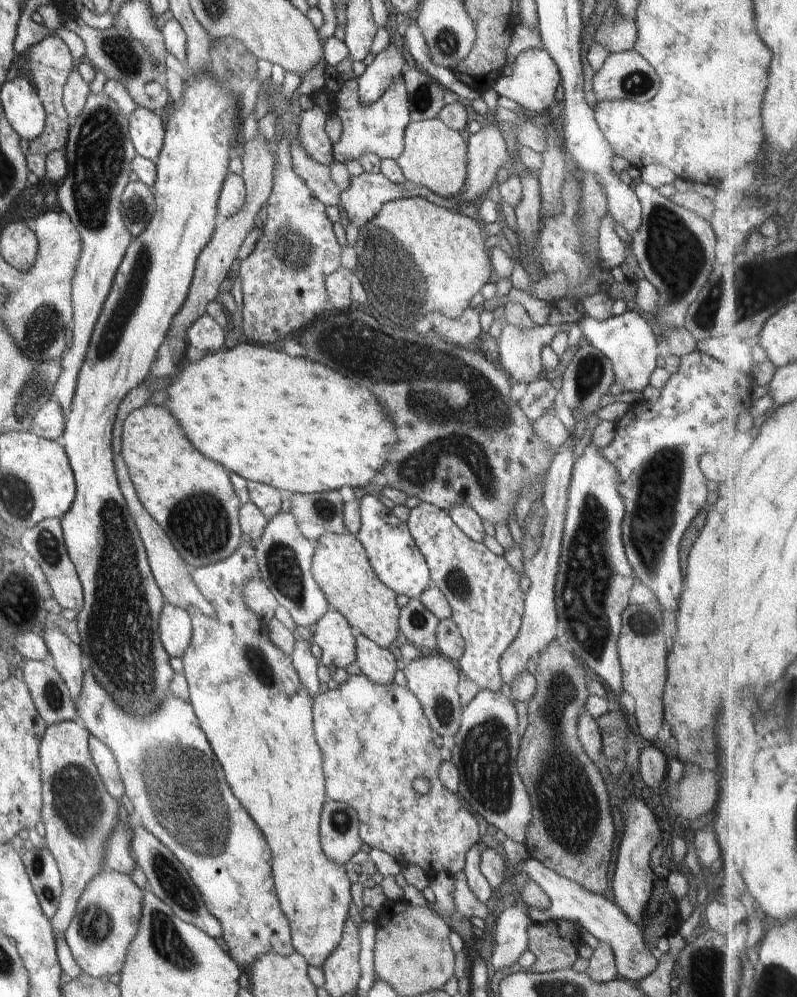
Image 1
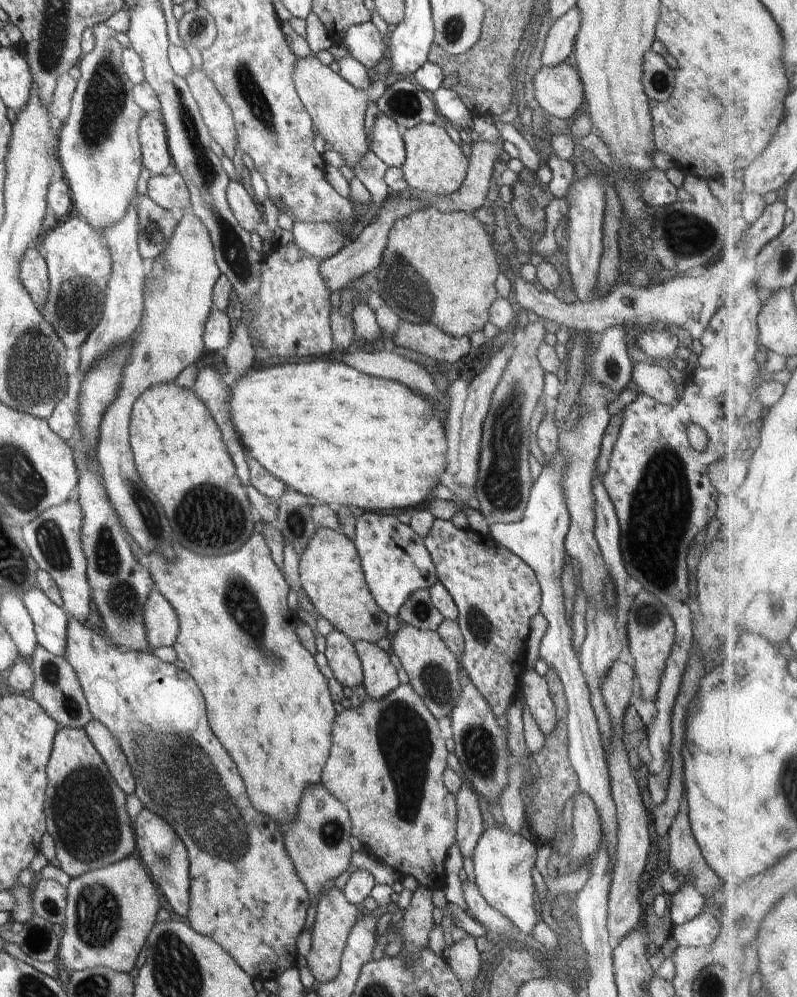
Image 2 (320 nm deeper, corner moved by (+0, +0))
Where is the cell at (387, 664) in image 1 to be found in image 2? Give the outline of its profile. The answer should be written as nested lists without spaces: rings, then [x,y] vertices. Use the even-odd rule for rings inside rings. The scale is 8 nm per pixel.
[[[356,641],[353,645],[361,662],[362,684],[367,697],[374,700],[384,698],[400,684],[390,655],[376,643]]]

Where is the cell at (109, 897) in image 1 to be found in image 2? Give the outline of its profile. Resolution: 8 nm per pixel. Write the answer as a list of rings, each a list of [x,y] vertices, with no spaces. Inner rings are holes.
[[[131,855],[114,864],[70,879],[65,908],[66,927],[62,932],[55,962],[62,963],[69,973],[94,967],[108,967],[115,971],[130,972],[135,965],[140,964],[142,956],[140,950],[143,950],[143,946],[146,945],[149,932],[158,918],[156,914],[161,907],[156,890],[144,867]]]

